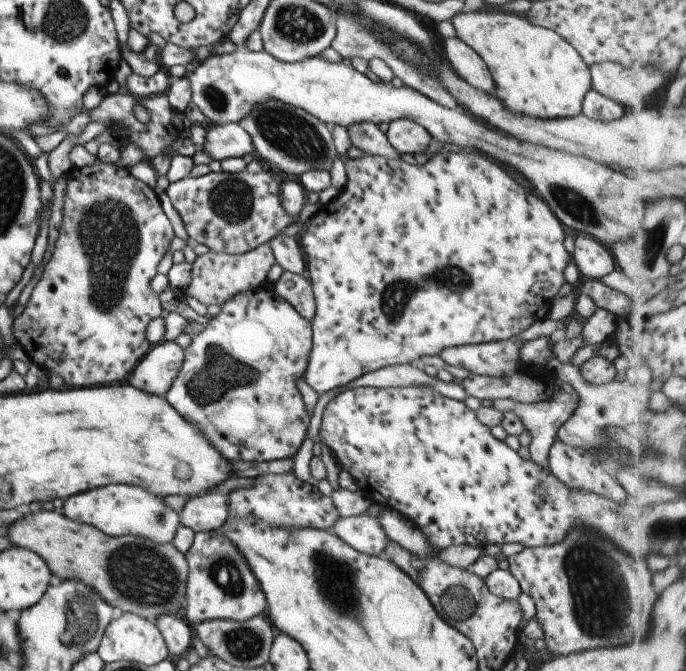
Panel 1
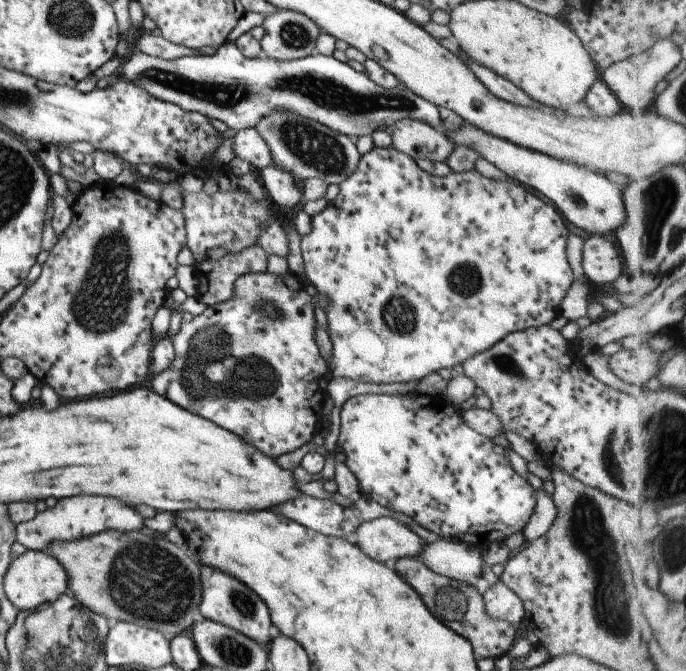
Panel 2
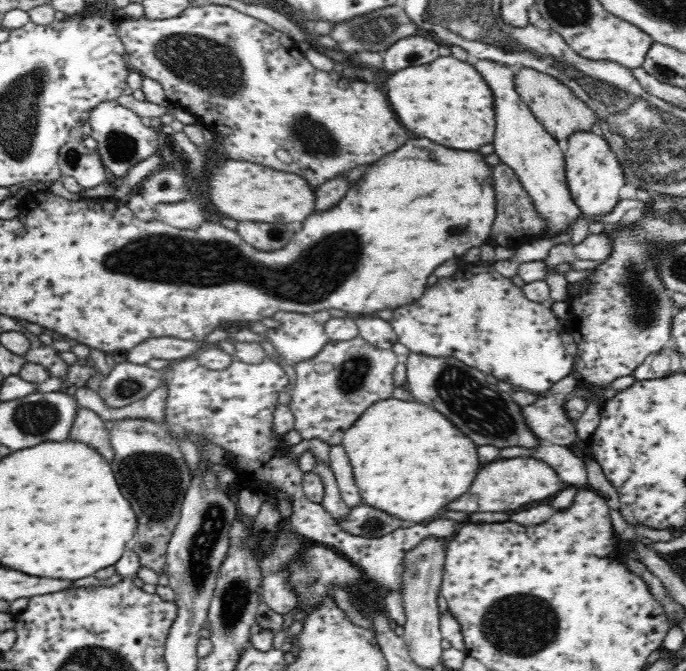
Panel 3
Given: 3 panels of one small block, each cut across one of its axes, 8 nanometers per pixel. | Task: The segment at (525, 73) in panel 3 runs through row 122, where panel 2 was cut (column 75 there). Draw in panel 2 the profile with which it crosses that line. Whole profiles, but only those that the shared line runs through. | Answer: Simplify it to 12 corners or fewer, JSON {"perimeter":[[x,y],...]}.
{"perimeter":[[148,530],[54,541],[79,602],[169,638],[200,566]]}

